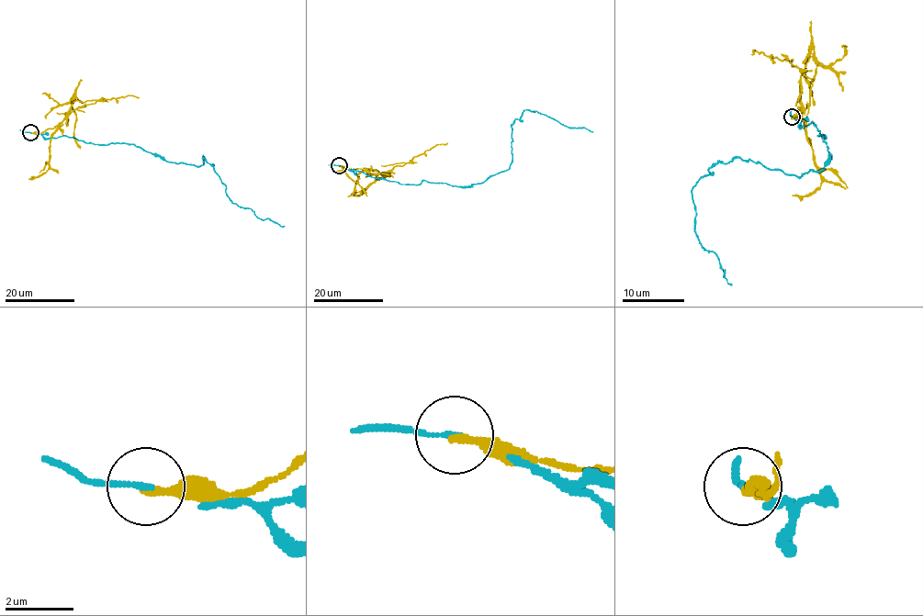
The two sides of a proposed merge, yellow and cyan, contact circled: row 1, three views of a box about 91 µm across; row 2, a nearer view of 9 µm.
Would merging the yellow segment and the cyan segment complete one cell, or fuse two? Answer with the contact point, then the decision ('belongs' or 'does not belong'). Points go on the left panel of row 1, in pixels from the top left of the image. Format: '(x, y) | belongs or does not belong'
(30, 132) | does not belong

